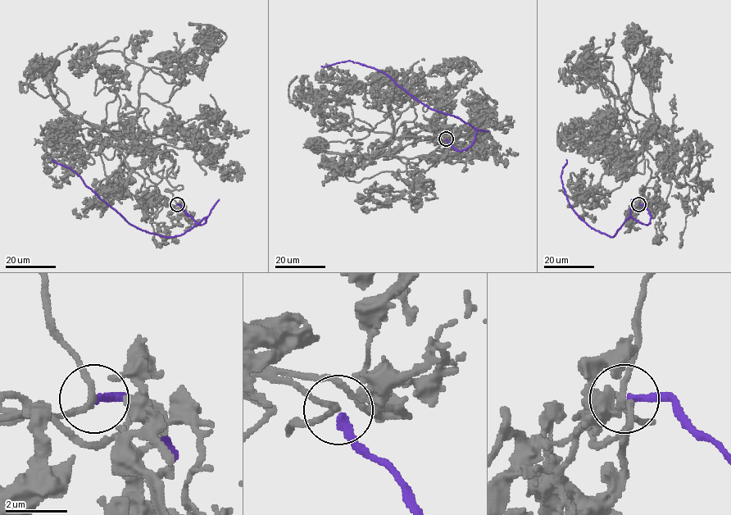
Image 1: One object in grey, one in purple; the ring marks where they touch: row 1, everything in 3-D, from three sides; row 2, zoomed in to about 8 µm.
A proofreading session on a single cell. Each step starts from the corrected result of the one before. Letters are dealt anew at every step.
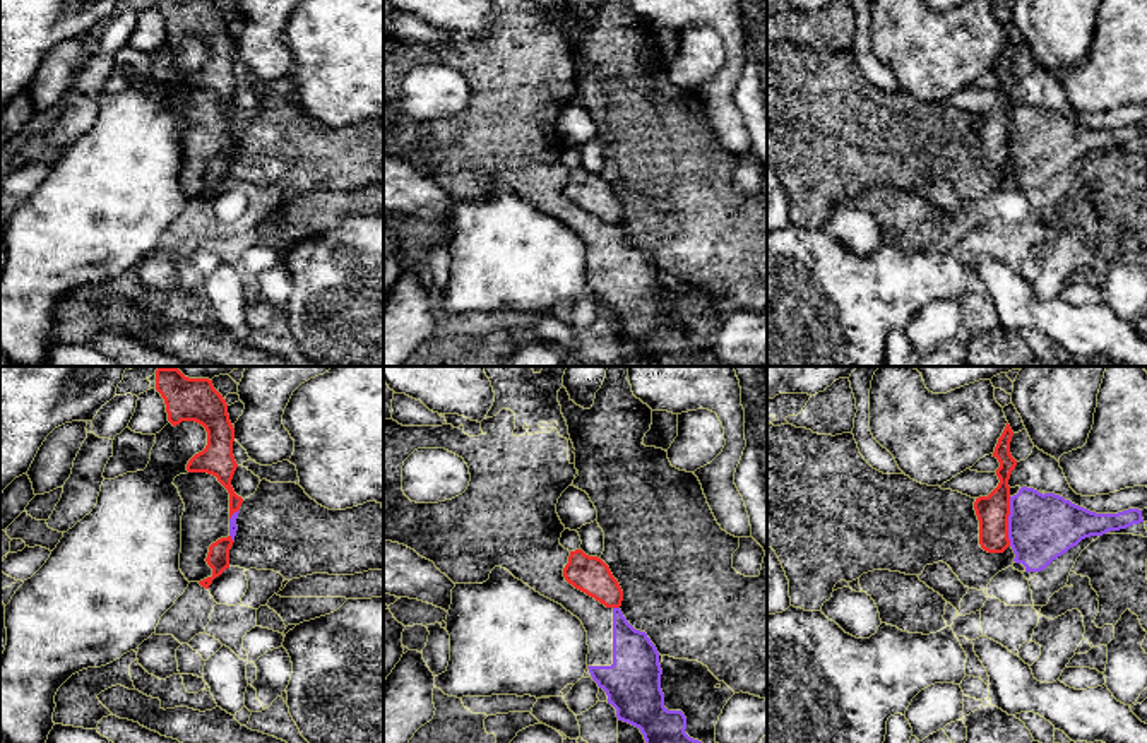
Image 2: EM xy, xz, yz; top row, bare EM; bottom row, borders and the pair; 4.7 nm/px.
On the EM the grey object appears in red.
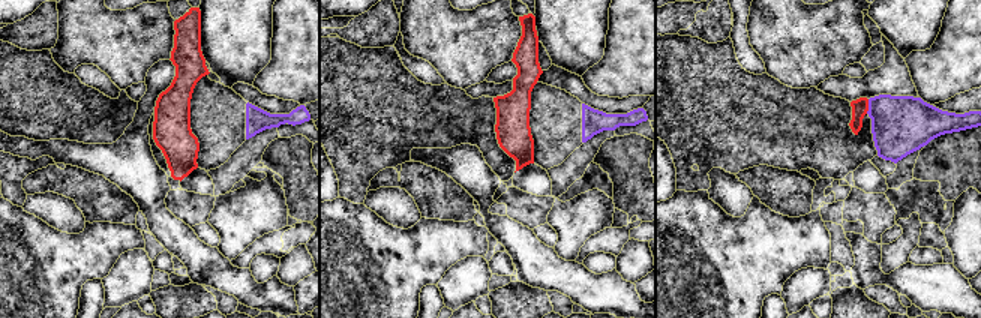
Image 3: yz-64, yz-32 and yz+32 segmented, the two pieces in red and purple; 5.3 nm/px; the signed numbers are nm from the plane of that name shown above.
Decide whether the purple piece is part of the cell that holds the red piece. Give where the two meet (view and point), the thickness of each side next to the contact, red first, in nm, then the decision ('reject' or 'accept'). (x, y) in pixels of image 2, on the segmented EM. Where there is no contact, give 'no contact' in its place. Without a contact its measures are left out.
meets red in yz at (1007, 521); 150 nm thick on the red side, 320 nm on the other; reject

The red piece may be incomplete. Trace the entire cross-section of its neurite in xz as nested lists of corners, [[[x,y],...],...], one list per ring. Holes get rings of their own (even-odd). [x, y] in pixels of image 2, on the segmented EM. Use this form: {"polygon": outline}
{"polygon": [[[582,550],[570,551],[563,577],[575,589],[594,597],[606,608],[621,606],[623,591],[601,558],[589,556]]]}

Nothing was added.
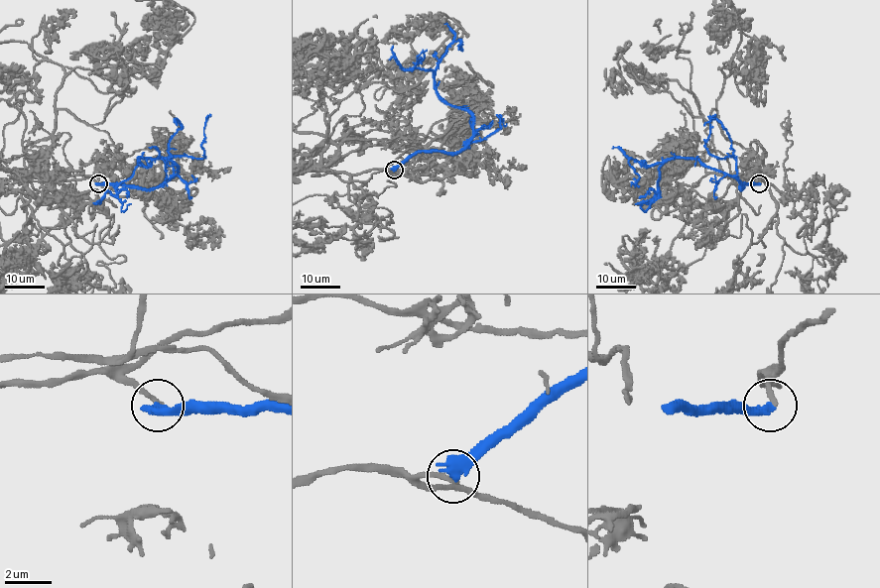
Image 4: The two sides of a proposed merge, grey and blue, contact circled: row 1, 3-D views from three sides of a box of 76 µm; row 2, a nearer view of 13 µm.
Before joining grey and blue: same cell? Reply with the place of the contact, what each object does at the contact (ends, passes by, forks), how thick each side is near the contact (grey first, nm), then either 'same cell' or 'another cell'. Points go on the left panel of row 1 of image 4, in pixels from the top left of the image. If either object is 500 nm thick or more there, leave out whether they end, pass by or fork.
at (98, 183); 200 nm thick on the grey side, 550 nm on the other; another cell

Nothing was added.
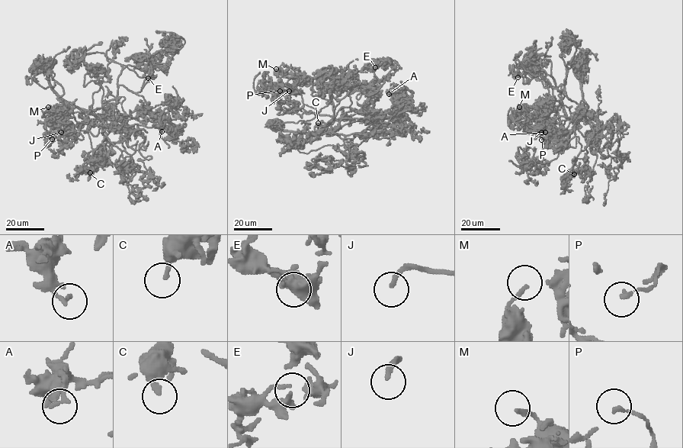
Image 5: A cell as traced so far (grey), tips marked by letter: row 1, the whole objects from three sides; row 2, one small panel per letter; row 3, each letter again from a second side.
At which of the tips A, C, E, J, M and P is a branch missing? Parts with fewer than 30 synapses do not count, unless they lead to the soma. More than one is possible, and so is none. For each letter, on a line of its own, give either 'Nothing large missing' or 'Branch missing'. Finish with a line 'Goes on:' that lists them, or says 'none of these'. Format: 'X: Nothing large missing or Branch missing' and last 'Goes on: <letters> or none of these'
A: Nothing large missing
C: Nothing large missing
E: Nothing large missing
J: Branch missing
M: Nothing large missing
P: Nothing large missing
Goes on: J

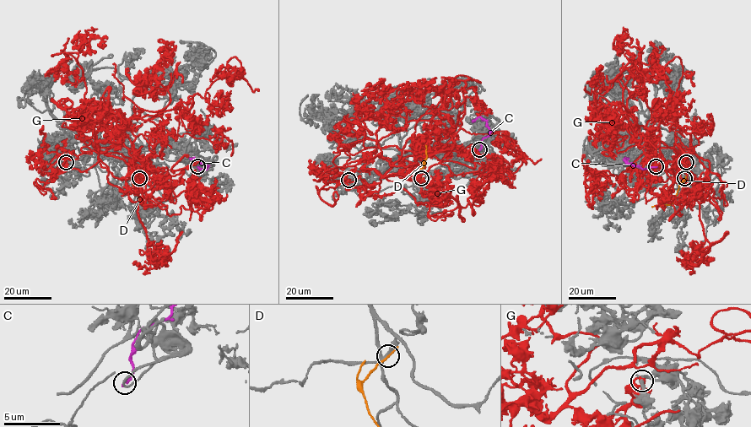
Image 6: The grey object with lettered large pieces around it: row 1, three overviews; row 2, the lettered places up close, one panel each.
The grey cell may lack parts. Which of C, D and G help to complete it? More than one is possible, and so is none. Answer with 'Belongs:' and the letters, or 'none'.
Belongs: none

